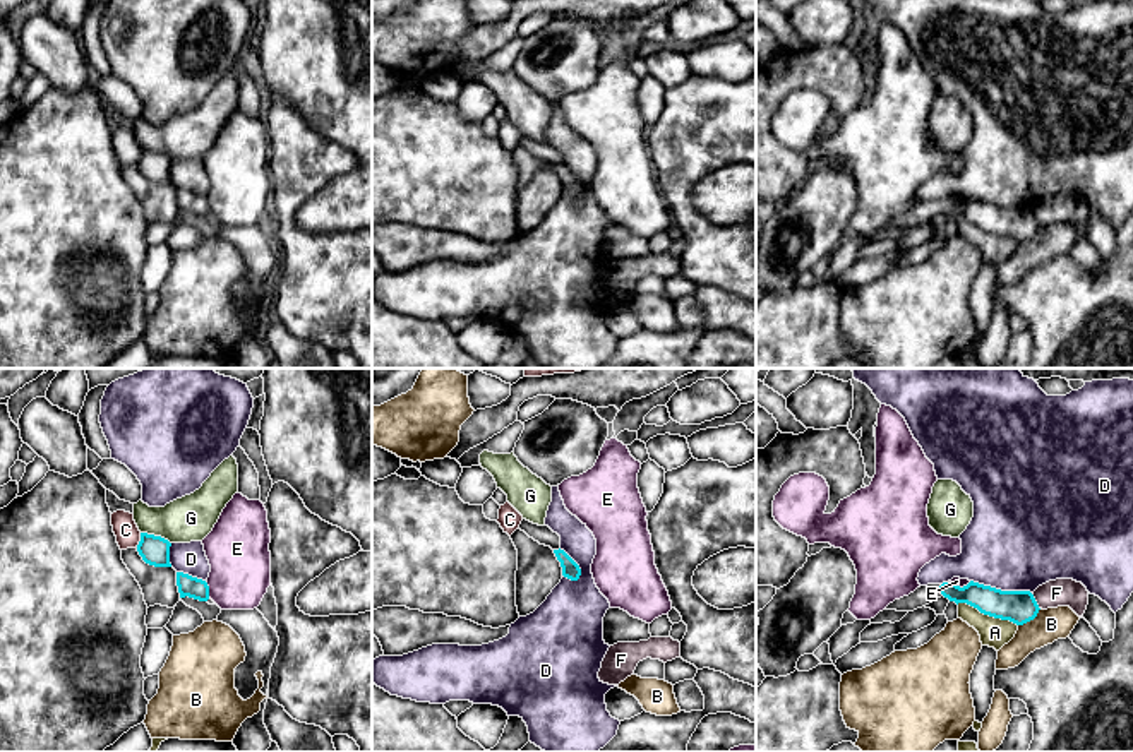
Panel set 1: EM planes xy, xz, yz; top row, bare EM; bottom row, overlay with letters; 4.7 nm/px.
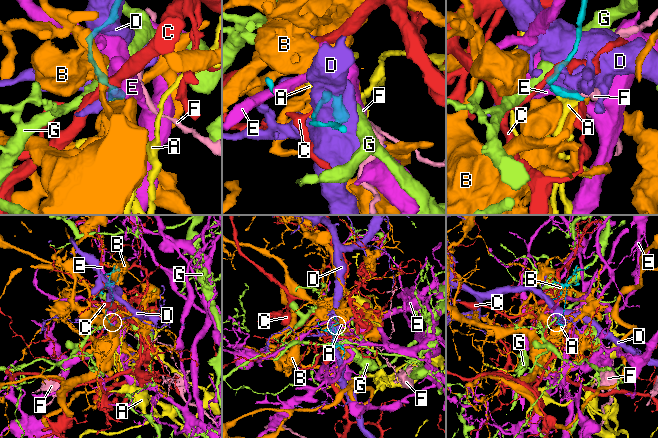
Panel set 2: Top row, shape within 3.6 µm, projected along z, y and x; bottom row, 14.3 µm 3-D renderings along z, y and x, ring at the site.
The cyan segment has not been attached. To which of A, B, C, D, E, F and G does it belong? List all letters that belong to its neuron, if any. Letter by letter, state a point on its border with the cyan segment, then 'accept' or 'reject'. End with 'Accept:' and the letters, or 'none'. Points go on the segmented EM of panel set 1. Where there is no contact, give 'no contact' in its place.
A: contact yz (988, 614); reject
B: contact yz (1031, 619); reject
C: contact xy (141, 540); reject
D: contact yz (1000, 590); reject
E: contact xy (208, 590); reject
F: contact yz (1036, 602); reject
G: contact xy (156, 537); reject
Accept: none

